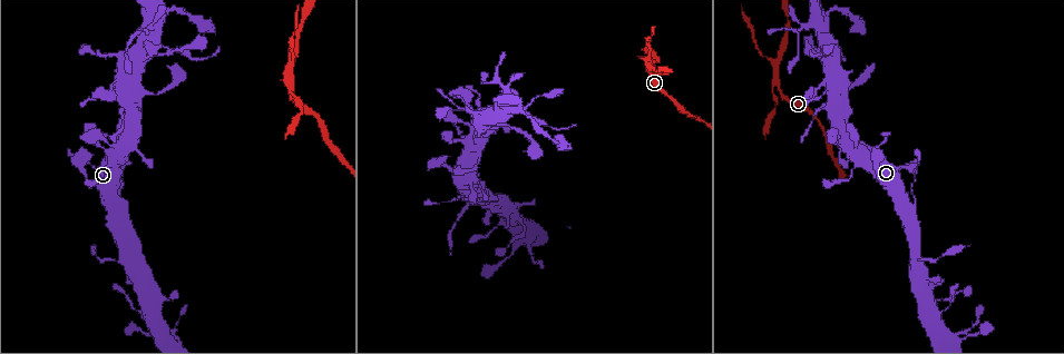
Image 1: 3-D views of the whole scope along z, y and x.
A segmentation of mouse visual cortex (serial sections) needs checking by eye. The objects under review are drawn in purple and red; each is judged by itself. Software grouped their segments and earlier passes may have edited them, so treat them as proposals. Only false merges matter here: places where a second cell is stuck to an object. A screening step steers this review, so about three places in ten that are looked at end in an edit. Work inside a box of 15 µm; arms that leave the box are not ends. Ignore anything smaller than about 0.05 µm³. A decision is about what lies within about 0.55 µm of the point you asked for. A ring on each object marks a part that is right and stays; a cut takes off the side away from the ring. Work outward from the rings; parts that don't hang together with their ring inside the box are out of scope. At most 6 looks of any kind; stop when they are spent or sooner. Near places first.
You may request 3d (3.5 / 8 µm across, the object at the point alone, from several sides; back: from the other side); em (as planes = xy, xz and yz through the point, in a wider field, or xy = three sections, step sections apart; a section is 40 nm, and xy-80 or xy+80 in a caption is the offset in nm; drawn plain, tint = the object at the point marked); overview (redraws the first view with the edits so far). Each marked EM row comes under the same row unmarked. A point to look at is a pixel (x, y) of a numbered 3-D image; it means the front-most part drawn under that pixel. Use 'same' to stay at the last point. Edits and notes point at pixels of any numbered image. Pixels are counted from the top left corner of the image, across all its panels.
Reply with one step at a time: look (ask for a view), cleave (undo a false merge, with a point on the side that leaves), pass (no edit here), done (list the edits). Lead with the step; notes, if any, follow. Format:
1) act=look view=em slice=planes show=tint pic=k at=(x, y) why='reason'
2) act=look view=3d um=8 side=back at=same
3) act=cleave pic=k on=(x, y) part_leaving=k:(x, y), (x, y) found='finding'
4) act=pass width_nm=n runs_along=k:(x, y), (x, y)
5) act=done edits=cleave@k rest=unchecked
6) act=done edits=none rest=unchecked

act=look view=3d um=3.5 pic=1 at=(292, 64) why='branch point'

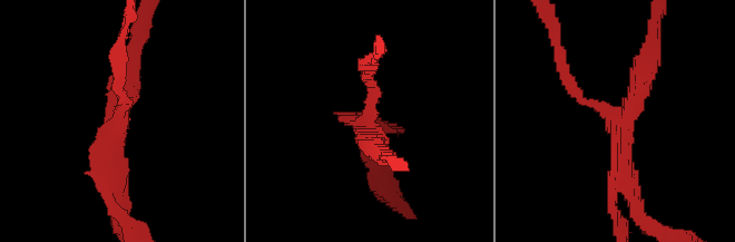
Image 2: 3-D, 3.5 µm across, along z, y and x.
act=look view=em slice=planes show=tint pic=2 at=(119, 122) arms=3 arm_widths_nm=150,250,300 why='now the EM'

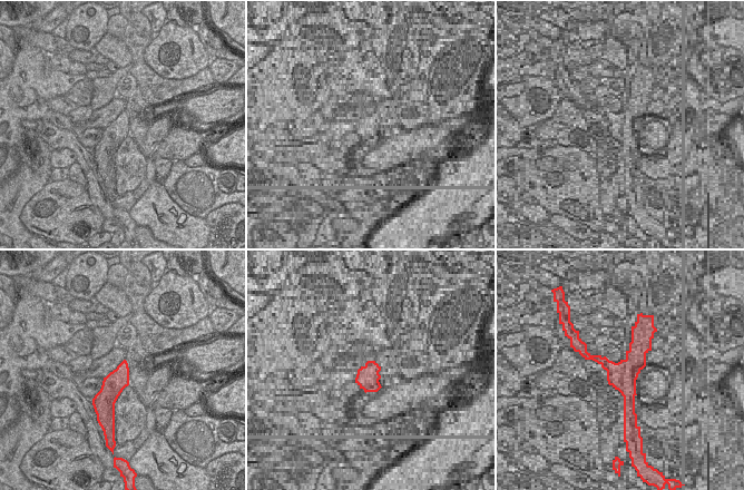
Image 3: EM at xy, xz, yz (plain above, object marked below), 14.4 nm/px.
act=cleave pic=2 on=(625, 228) part_leaving=2:(617, 190), (611, 206), (623, 231) found='two cells meet here'

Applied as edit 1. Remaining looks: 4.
act=look view=overview why='redraw'

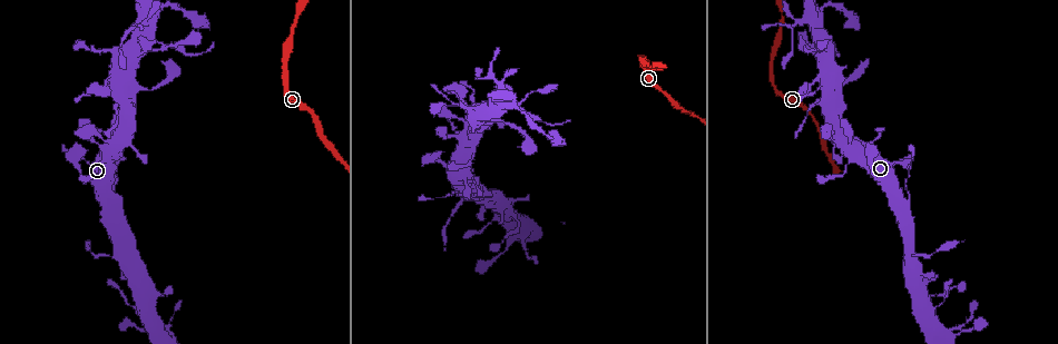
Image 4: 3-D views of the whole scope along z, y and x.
act=look view=3d um=3.5 pic=4 at=(872, 142) why='sharp bend'

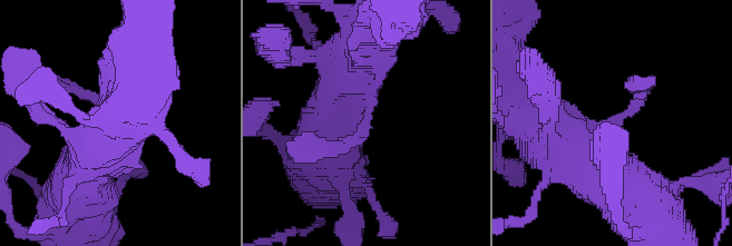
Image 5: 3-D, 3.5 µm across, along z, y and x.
act=look view=em slice=xy step=5 show=tint pic=5 at=(618, 125) why='need the tissue'

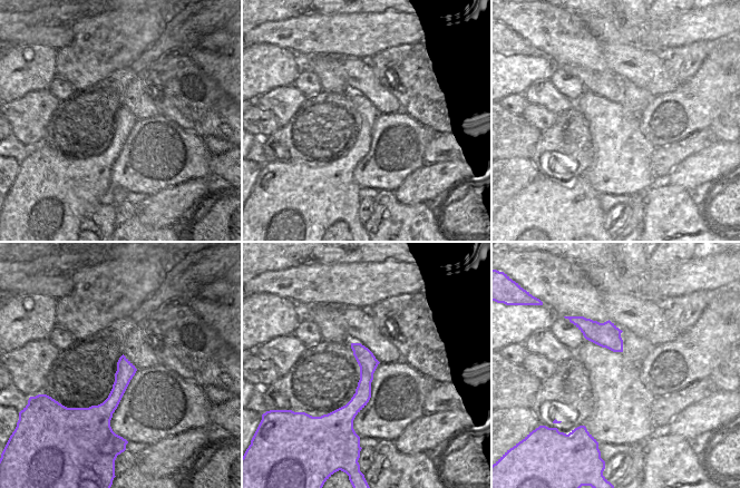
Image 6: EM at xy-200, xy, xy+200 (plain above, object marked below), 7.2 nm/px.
act=pass runs_along=5:(608, 181), (617, 120), (637, 104), (637, 89) found='all the same cell'

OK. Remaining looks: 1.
act=done edits=cleave@2 rest=unchecked

